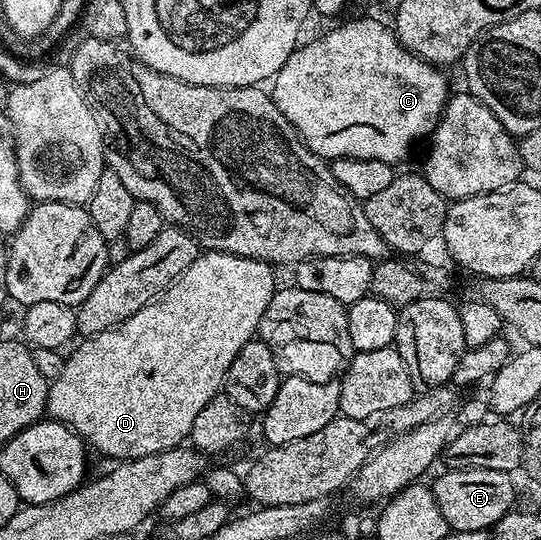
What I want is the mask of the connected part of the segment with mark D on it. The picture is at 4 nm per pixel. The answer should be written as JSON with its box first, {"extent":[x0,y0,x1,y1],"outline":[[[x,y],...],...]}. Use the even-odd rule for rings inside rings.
{"extent":[46,252,277,462],"outline":[[[200,252],[199,258],[160,297],[155,298],[145,307],[141,307],[141,311],[137,311],[137,315],[125,319],[120,325],[109,331],[101,331],[92,337],[83,337],[66,354],[61,375],[57,375],[50,382],[47,390],[46,416],[50,420],[61,422],[62,425],[68,425],[74,433],[83,438],[94,452],[96,449],[97,452],[104,453],[107,457],[115,456],[116,462],[136,461],[145,455],[157,455],[161,451],[180,448],[190,438],[193,422],[197,419],[198,413],[205,408],[205,403],[209,403],[209,399],[220,396],[223,380],[229,371],[229,365],[233,363],[233,359],[237,359],[237,351],[241,351],[241,347],[245,347],[245,343],[252,341],[258,334],[261,315],[265,315],[265,307],[269,307],[273,295],[277,292],[274,272],[276,273],[276,270],[265,261],[238,257],[232,253]]]}

